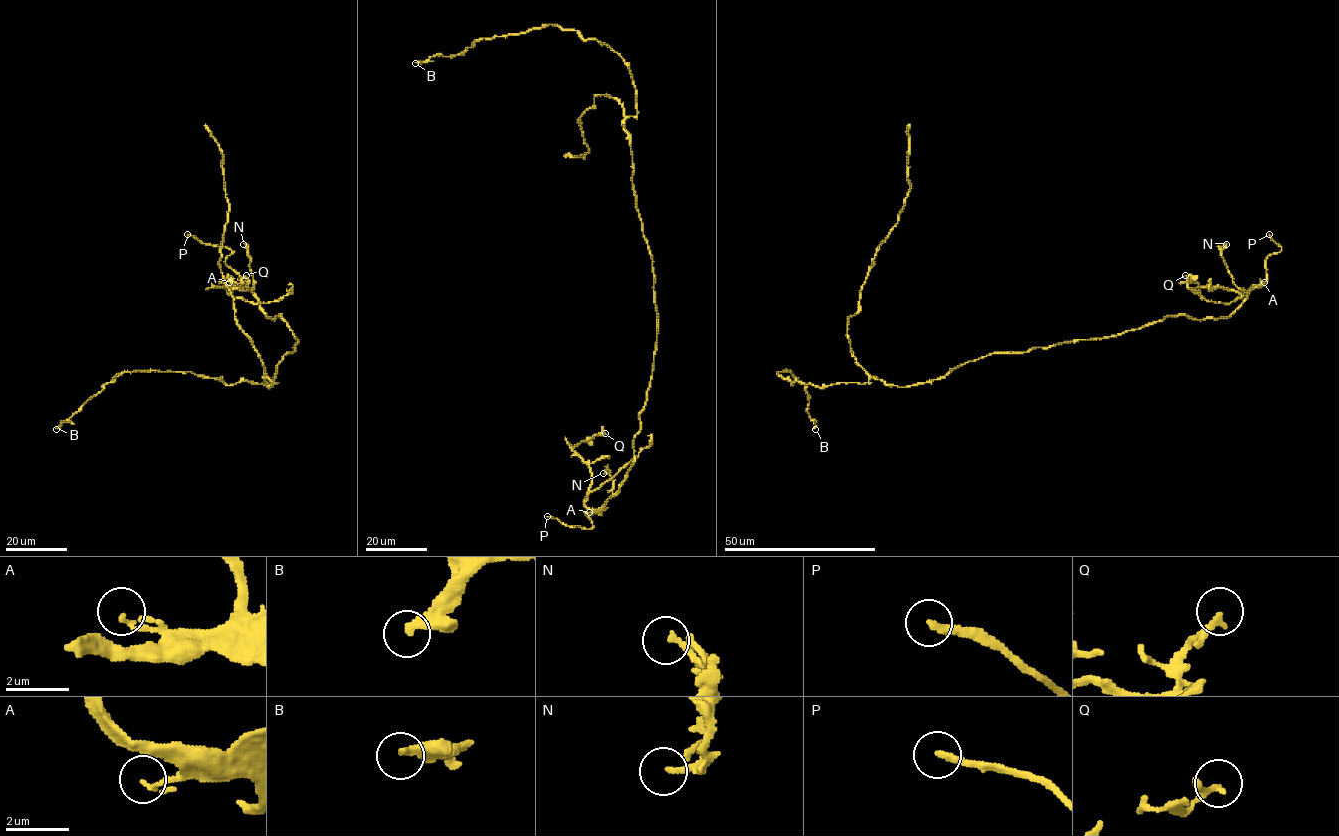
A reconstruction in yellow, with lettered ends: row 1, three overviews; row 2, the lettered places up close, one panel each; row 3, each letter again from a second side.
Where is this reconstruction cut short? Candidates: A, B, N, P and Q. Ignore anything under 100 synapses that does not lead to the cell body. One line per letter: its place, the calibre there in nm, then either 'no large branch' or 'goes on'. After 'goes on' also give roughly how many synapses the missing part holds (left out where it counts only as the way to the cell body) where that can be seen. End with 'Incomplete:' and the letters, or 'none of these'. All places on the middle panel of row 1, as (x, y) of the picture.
A: at (589, 512); 130 nm thick; no large branch
B: at (415, 63); 320 nm thick; no large branch
N: at (603, 473); 190 nm thick; no large branch
P: at (547, 516); 220 nm thick; goes on
Q: at (605, 433); 140 nm thick; no large branch
Incomplete: P

